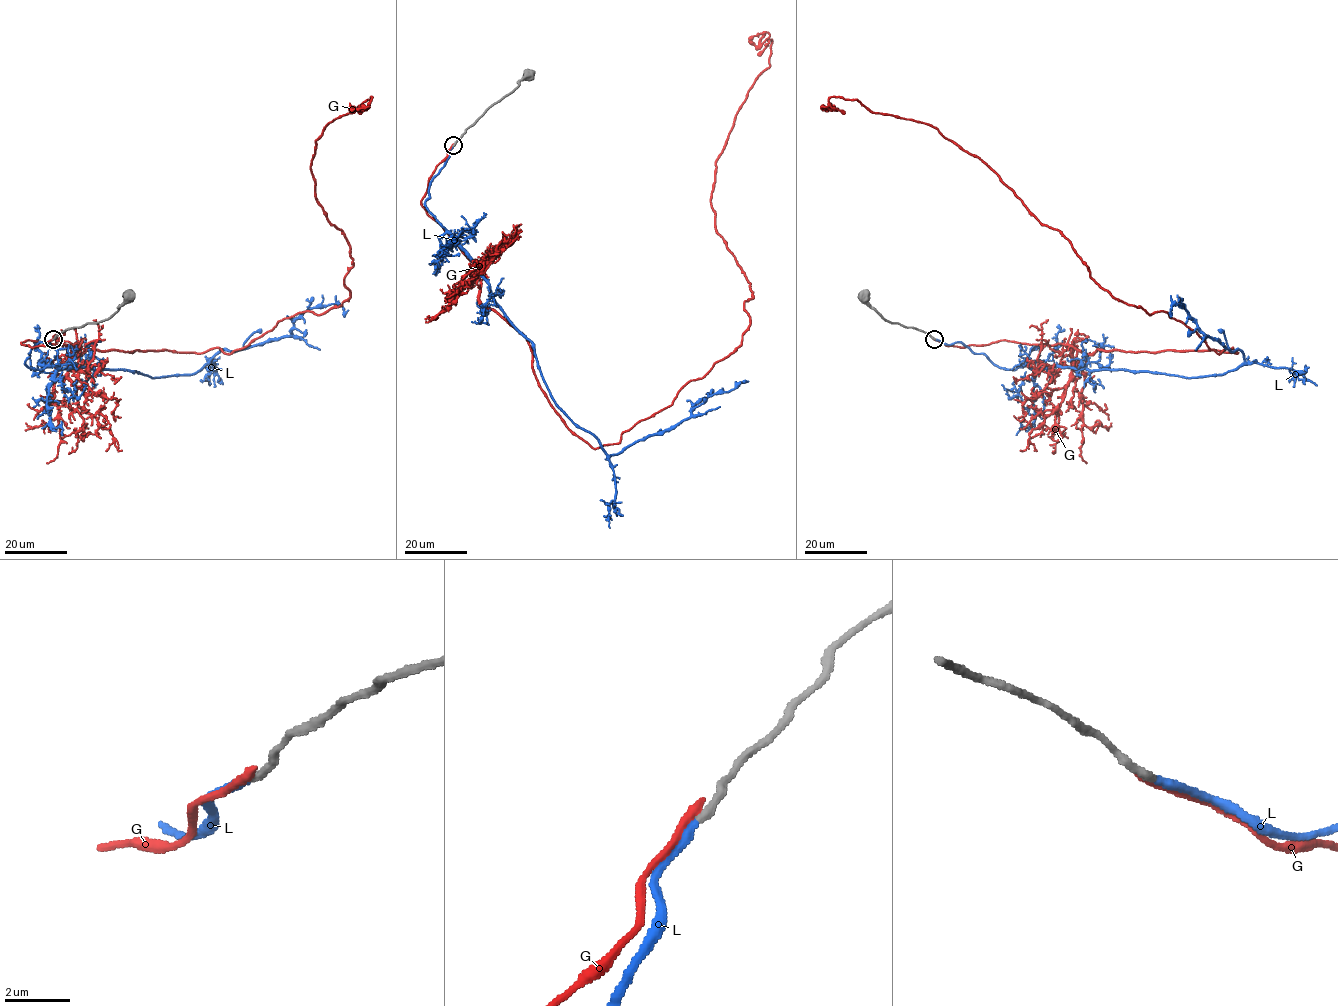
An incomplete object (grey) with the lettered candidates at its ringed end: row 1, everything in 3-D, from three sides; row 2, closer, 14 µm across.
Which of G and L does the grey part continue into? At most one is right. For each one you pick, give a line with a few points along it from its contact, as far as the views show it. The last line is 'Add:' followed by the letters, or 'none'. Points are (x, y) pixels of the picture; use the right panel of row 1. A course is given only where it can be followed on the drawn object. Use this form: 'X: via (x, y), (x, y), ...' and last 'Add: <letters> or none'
L: via (934, 339), (962, 342), (1006, 369), (1192, 377), (1244, 363), (1178, 304), (1170, 310)
Add: L

